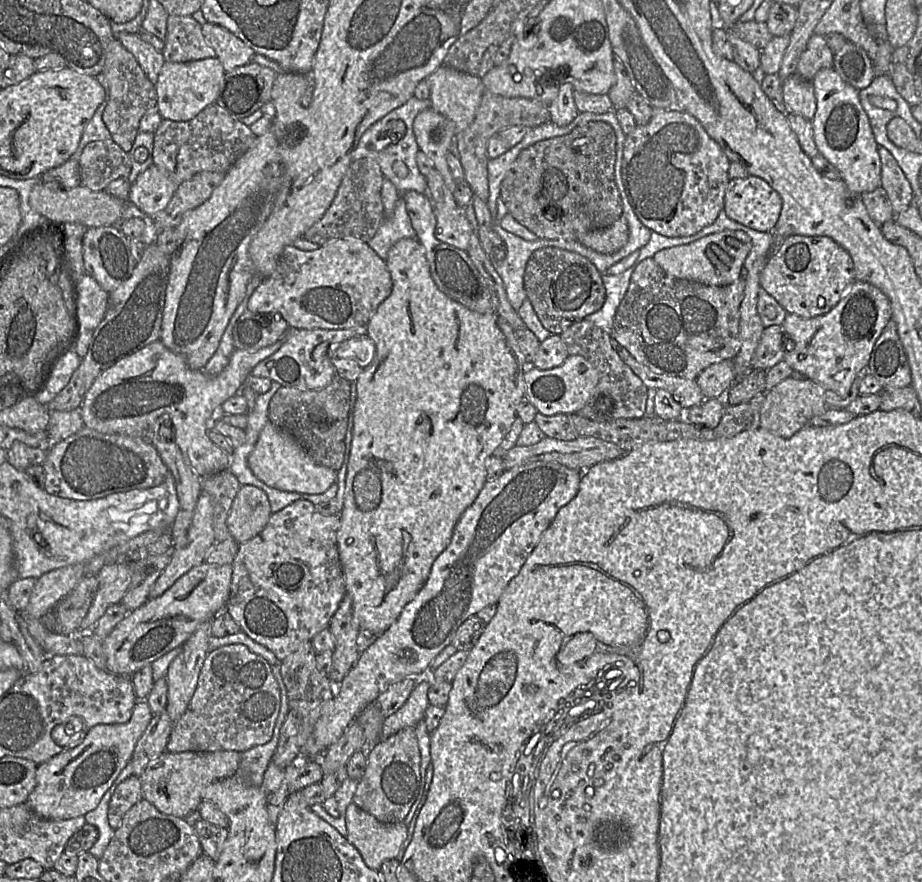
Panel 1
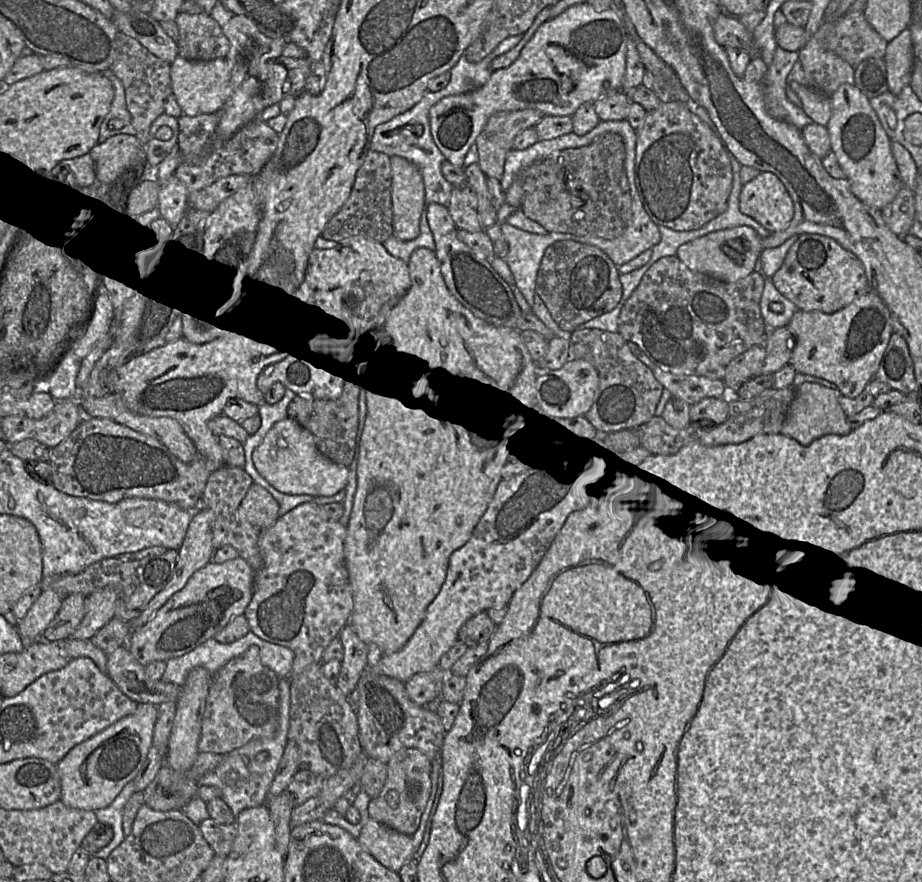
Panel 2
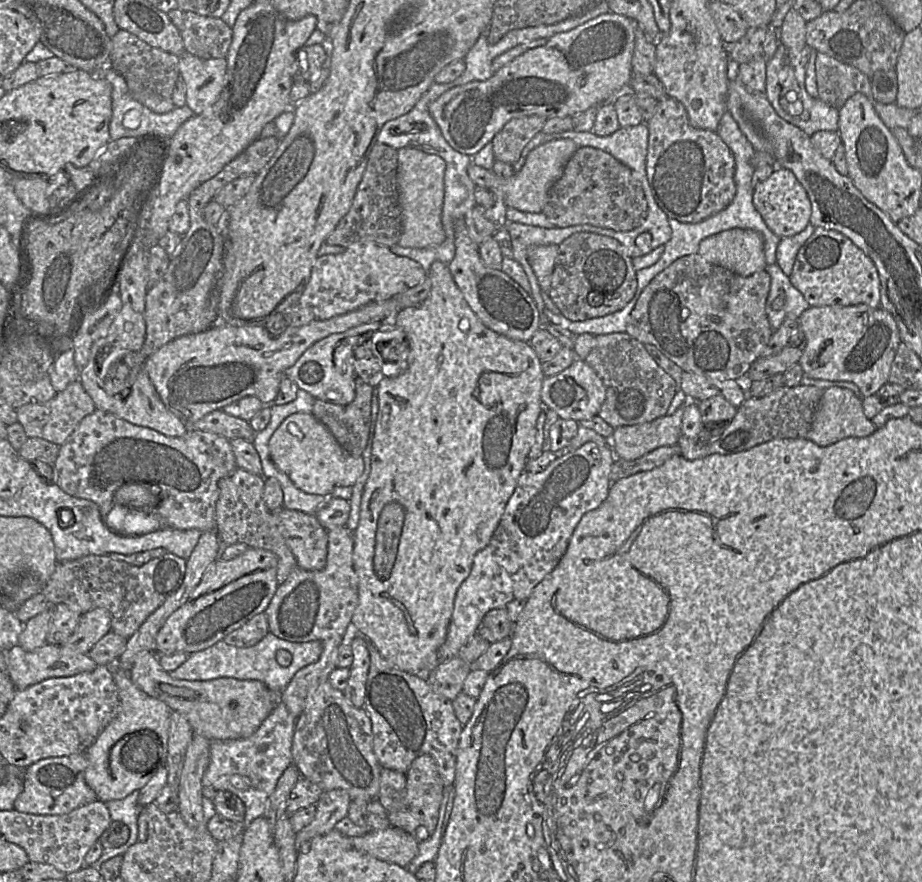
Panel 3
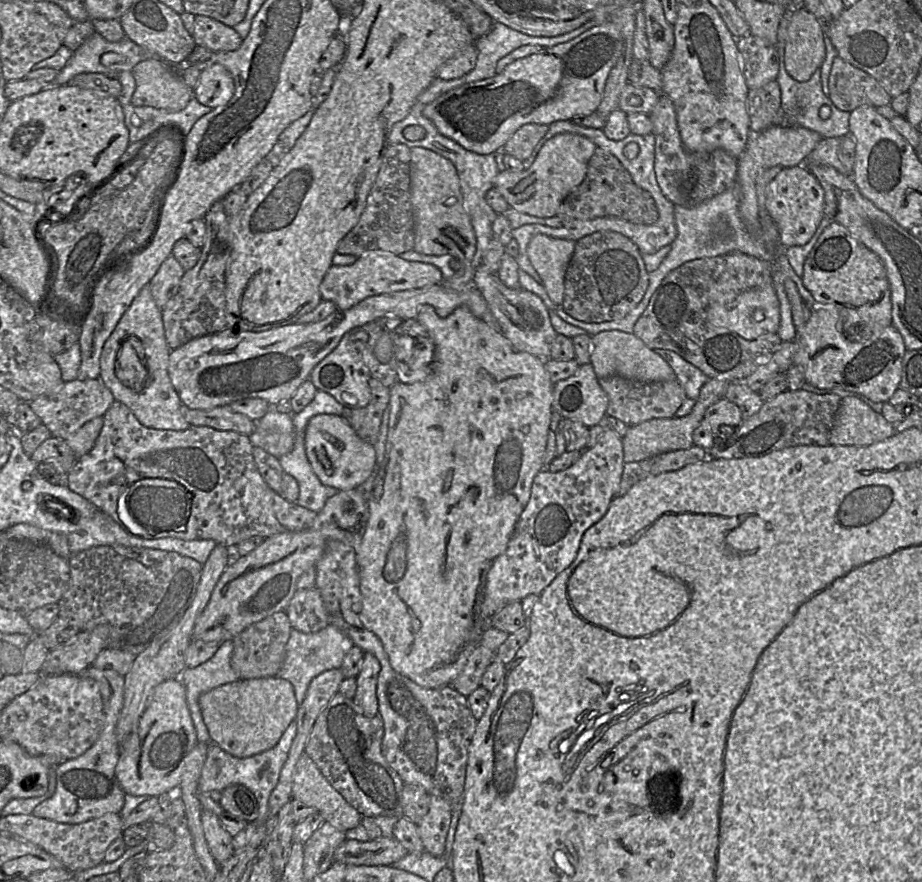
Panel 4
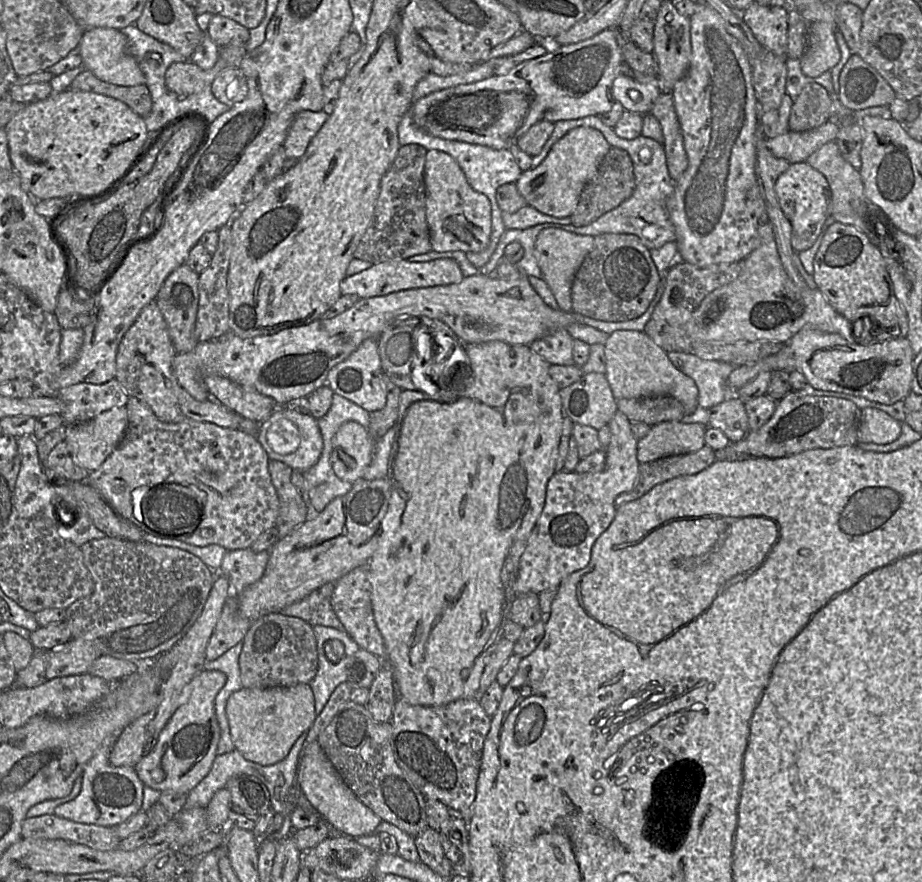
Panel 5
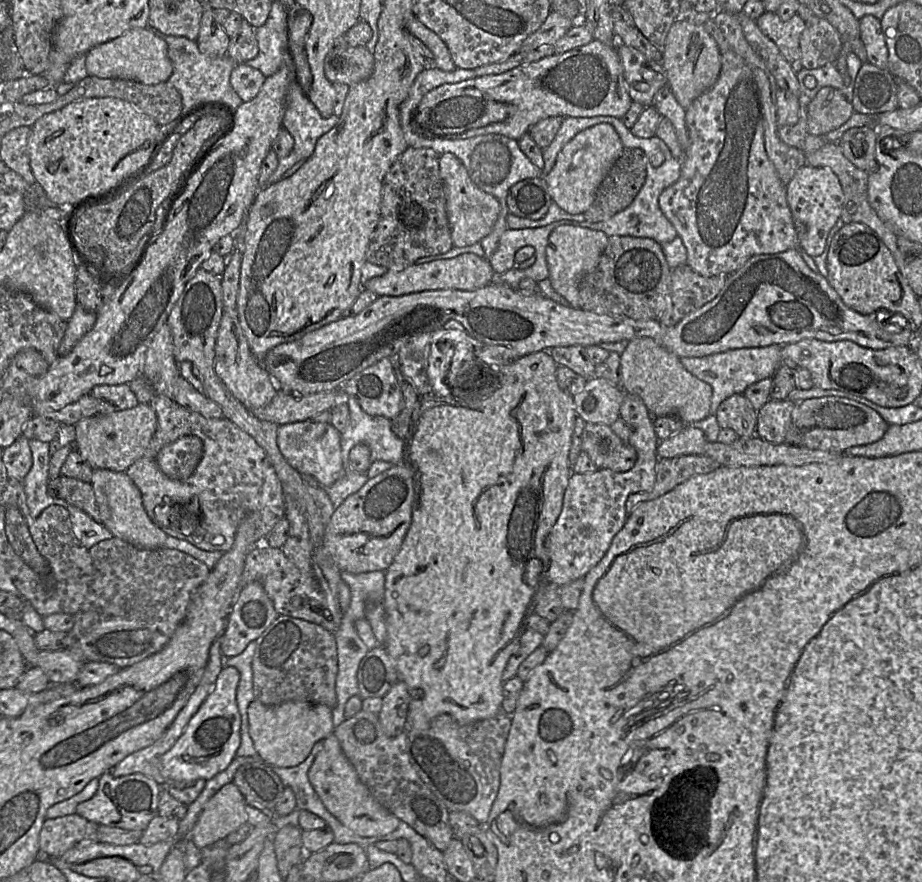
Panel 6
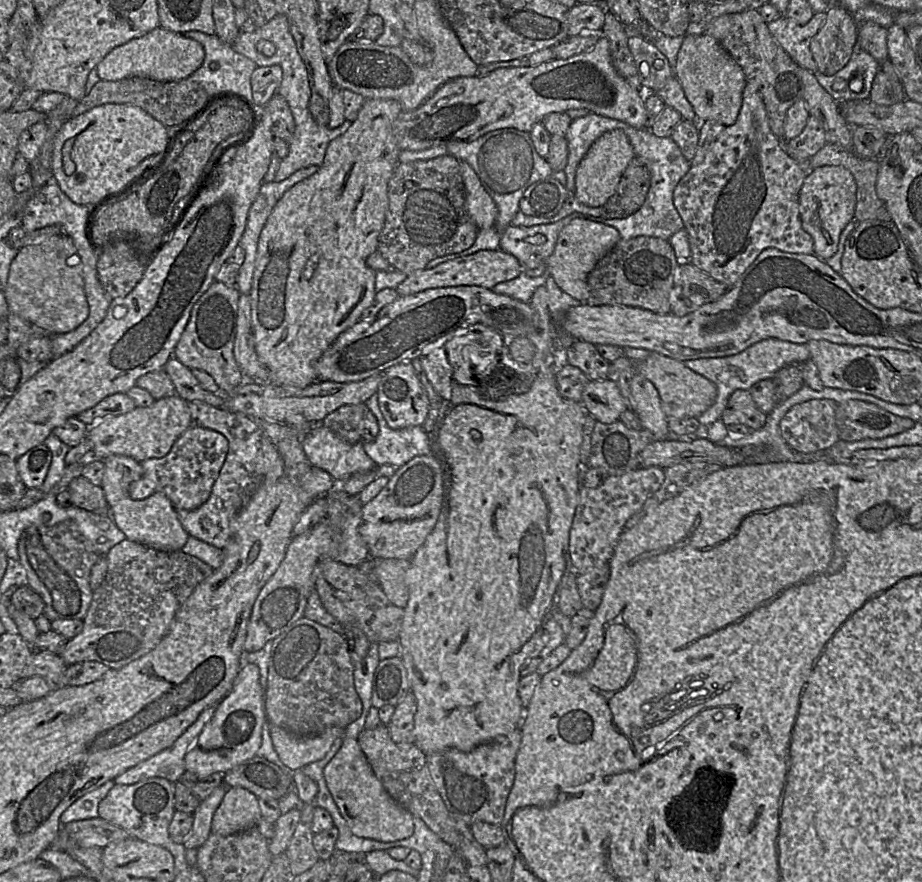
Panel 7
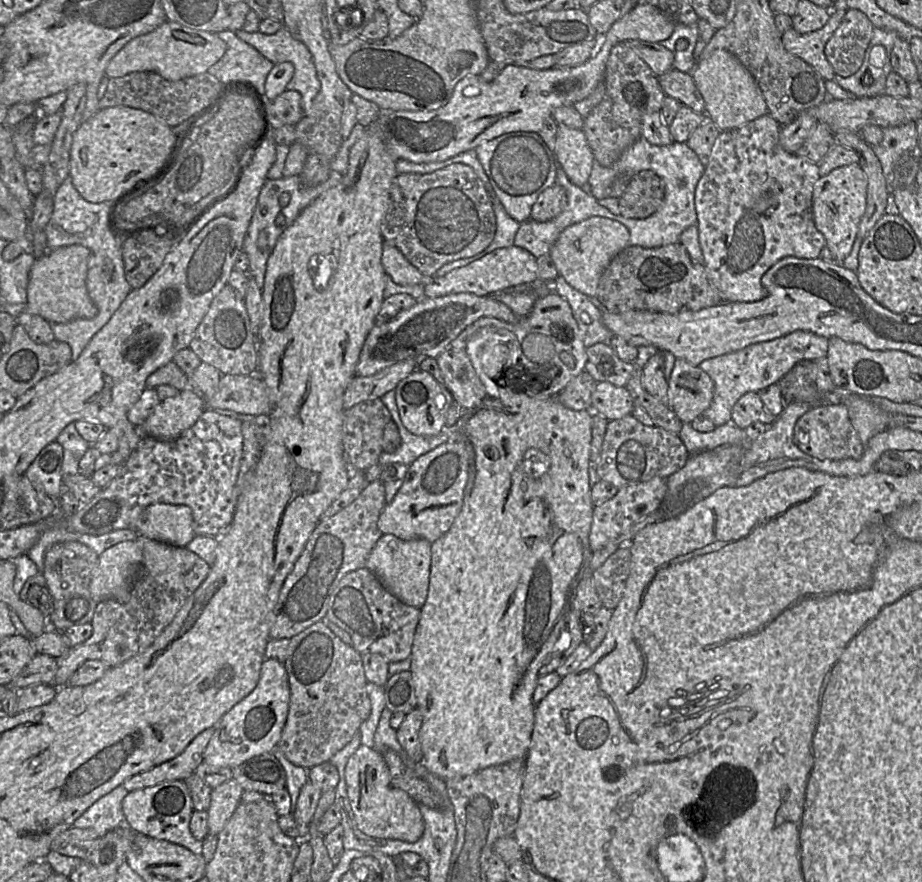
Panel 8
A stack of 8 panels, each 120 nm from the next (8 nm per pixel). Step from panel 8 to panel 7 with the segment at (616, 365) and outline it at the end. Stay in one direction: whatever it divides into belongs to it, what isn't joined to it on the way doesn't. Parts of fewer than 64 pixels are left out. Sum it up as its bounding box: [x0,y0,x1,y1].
[566,340,610,381]

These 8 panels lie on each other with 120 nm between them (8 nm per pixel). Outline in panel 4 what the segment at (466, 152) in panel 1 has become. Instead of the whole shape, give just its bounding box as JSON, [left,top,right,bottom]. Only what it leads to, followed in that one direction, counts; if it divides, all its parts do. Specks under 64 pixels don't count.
[502,125,548,161]

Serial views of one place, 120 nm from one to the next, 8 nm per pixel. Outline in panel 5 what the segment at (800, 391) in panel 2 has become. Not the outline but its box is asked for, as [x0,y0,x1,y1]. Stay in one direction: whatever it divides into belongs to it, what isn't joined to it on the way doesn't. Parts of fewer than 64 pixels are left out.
[858,408,901,444]

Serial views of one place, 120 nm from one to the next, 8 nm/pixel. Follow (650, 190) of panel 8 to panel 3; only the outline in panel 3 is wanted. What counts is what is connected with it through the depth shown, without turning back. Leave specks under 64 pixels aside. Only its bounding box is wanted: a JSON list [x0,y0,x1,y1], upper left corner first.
[541,146,648,232]

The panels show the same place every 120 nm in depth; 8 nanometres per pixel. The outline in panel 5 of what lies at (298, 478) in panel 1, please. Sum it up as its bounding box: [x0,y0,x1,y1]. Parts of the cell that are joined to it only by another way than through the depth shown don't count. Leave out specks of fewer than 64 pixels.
[330,421,376,483]

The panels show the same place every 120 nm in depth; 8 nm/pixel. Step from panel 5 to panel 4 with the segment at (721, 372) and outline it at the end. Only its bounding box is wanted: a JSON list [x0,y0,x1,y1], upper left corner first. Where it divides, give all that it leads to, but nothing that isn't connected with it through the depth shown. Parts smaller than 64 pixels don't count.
[655,350,709,400]

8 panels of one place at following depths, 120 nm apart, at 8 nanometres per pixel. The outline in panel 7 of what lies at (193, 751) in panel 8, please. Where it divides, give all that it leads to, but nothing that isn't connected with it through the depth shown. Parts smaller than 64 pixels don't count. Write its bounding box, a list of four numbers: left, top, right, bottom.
[112,707,214,785]

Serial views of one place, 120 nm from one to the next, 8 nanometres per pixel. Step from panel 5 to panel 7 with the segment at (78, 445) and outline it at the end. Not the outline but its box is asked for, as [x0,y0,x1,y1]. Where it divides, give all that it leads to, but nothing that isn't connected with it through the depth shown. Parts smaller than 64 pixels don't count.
[87,394,191,462]

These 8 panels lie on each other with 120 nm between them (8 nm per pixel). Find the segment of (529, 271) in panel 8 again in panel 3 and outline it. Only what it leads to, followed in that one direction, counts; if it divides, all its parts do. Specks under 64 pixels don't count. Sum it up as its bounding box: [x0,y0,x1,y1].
[298,241,427,320]

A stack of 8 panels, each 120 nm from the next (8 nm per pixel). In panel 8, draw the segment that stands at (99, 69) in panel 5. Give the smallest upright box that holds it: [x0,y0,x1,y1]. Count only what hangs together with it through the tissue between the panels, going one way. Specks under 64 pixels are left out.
[107,21,226,81]

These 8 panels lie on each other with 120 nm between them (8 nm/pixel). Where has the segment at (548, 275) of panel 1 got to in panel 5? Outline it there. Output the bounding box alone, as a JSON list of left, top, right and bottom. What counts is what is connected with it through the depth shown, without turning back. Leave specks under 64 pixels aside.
[571,233,662,322]

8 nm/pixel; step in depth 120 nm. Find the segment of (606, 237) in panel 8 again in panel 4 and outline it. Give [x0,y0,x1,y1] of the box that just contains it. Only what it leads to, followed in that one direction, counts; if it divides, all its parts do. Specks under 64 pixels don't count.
[528,235,576,307]

